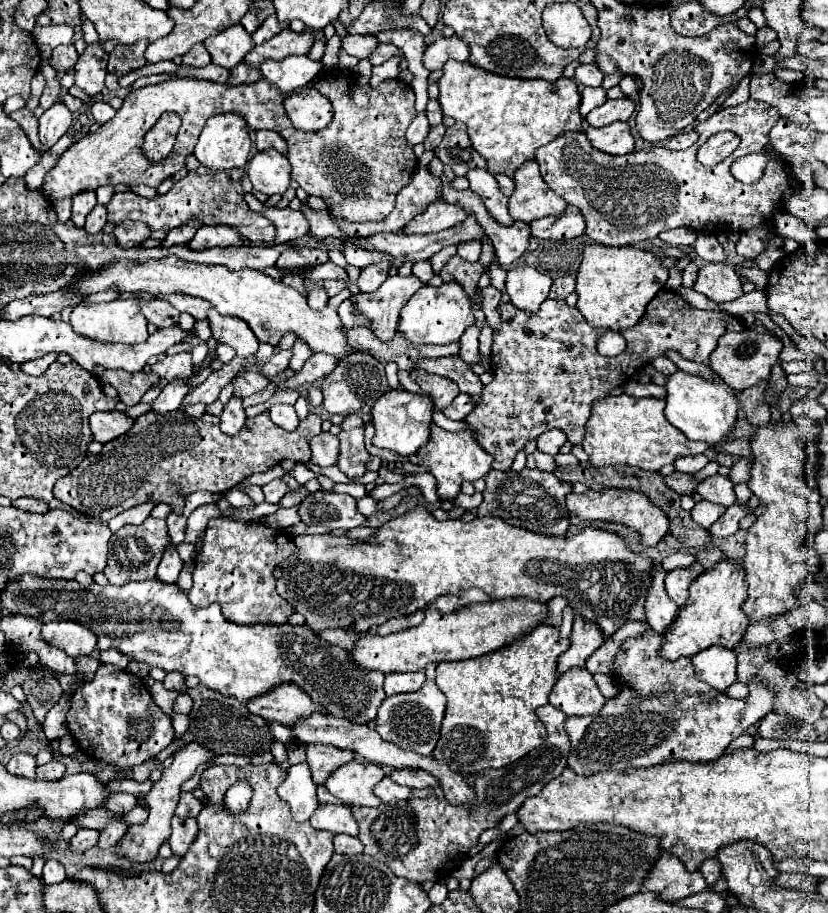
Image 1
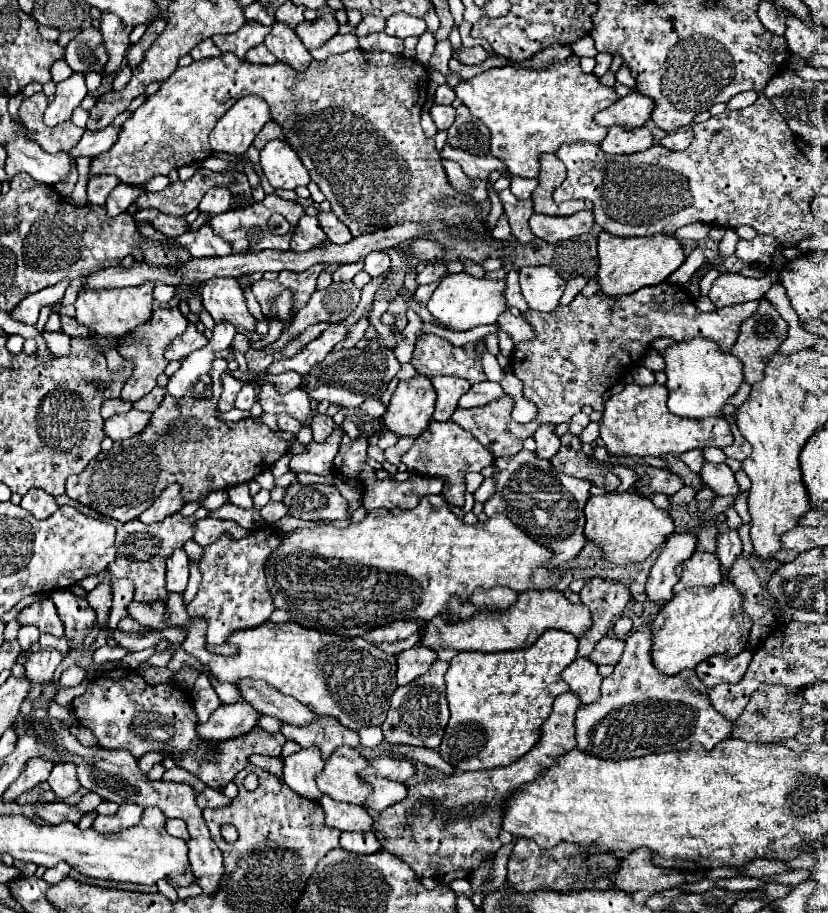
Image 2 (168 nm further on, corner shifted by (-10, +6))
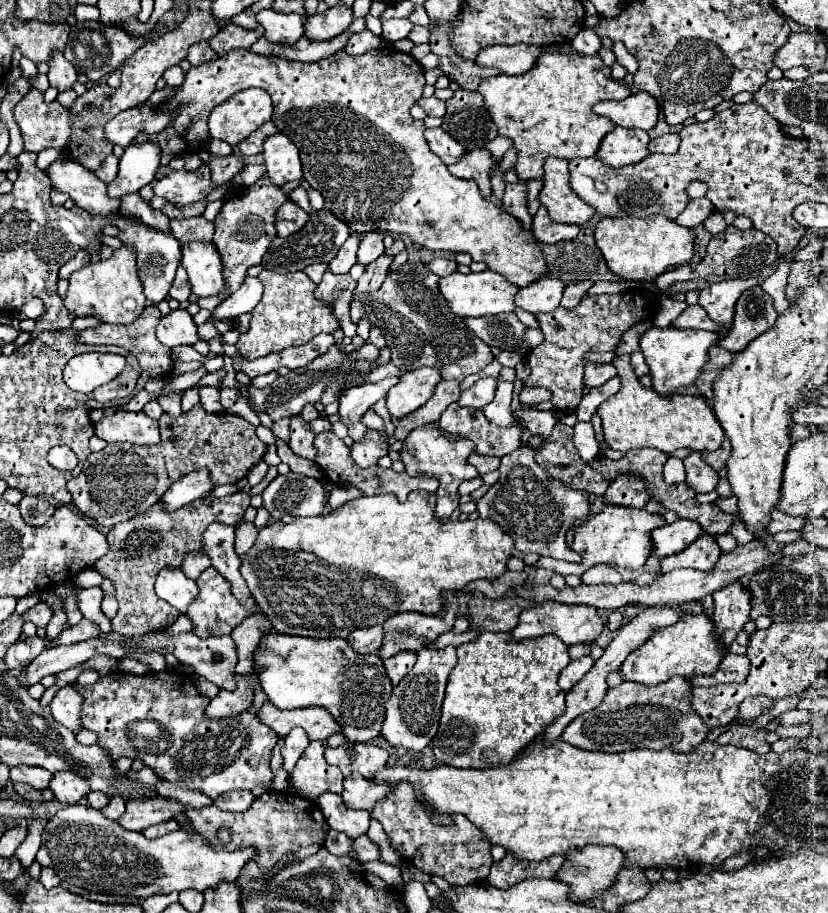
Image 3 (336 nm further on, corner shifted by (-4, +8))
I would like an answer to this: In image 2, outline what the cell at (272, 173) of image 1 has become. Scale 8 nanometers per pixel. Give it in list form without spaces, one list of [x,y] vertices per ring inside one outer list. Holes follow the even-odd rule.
[[[270,141],[260,151],[260,165],[274,189],[296,189],[310,183],[306,167],[286,141]]]

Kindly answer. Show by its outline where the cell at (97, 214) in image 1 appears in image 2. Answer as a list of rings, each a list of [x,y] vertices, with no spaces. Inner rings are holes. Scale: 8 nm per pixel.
[[[120,183],[106,199],[106,205],[104,205],[106,207],[106,215],[108,217],[116,217],[116,215],[124,213],[136,201],[138,193],[140,193],[140,189],[136,185]]]

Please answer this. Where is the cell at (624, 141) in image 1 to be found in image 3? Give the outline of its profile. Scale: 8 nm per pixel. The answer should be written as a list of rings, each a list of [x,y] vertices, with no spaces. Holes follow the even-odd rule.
[[[616,127],[606,139],[602,139],[598,149],[598,159],[608,167],[624,167],[648,157],[648,133],[642,129],[622,129]]]

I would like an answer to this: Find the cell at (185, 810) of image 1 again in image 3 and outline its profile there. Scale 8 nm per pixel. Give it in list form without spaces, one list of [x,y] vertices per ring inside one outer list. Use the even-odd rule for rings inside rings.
[[[228,791],[226,795],[220,795],[214,805],[222,811],[246,811],[254,803],[254,795],[250,791]]]

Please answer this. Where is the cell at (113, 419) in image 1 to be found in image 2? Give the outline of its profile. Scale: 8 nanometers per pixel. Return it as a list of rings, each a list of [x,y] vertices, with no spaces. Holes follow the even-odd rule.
[[[130,409],[128,413],[120,413],[120,415],[114,415],[108,421],[104,421],[104,431],[112,441],[120,441],[120,439],[140,433],[140,429],[144,429],[144,425],[148,425],[150,417],[152,417],[152,413]]]

